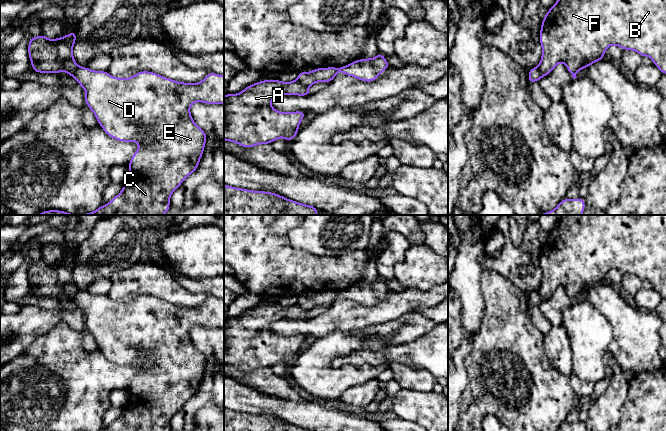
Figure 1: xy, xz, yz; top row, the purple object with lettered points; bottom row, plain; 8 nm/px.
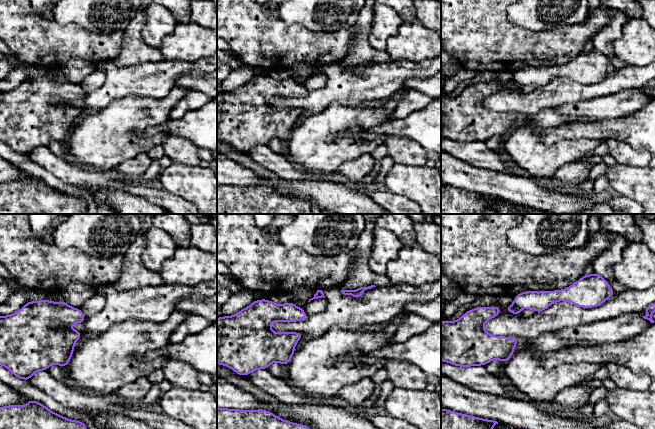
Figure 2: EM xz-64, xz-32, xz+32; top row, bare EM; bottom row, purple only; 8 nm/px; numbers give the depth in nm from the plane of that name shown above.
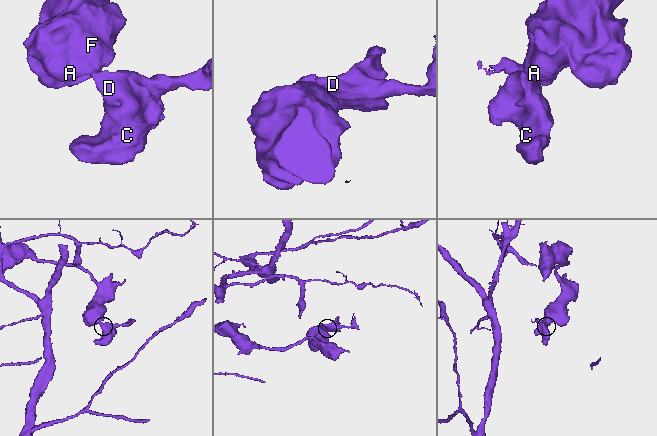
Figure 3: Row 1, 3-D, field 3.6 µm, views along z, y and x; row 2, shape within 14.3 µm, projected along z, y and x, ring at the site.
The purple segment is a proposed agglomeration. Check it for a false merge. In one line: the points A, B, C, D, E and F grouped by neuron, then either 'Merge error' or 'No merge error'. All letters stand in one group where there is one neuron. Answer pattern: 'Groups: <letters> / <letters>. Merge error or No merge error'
Groups: A B F / C D E. Merge error

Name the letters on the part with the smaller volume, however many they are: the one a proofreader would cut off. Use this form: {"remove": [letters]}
{"remove": ["C", "D", "E"]}

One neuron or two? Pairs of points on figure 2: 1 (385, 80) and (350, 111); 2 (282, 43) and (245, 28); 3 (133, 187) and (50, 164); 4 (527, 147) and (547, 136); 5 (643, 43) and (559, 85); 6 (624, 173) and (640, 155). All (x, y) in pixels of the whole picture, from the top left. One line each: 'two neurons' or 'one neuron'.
1: two neurons
2: one neuron
3: one neuron
4: two neurons
5: two neurons
6: two neurons

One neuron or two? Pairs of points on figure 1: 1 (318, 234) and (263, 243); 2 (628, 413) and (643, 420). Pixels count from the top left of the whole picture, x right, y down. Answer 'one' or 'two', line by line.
1: two
2: one

